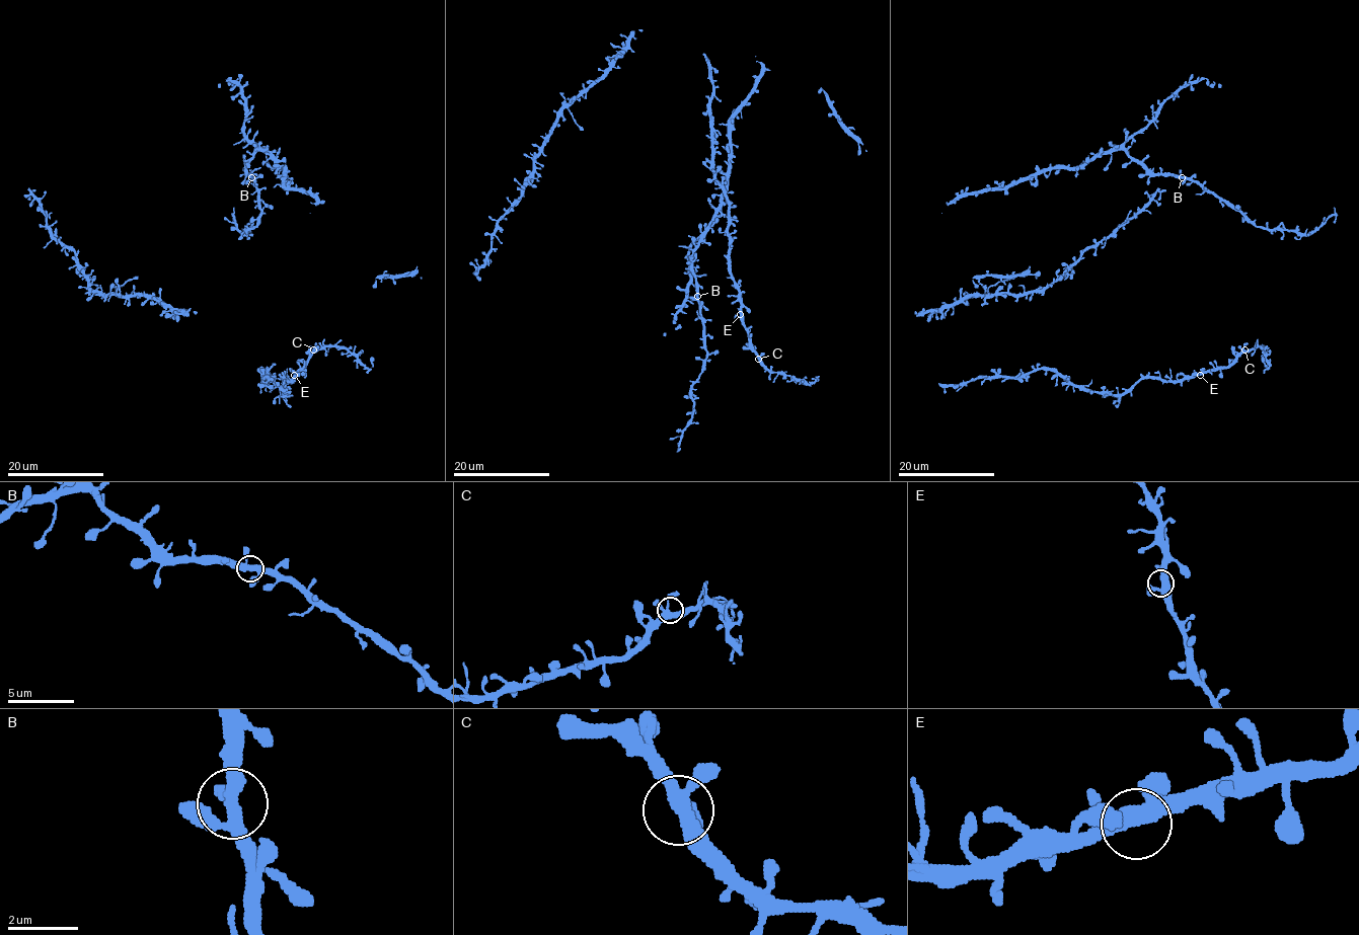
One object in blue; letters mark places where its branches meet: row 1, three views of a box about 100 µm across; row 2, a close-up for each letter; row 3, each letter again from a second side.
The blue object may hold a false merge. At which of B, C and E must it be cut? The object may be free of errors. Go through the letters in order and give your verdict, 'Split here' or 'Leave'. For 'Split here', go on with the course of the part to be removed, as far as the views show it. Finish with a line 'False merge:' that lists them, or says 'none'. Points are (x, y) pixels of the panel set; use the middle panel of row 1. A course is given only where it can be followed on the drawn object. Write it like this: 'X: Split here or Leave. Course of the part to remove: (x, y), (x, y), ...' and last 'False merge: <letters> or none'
B: Leave
C: Leave
E: Leave
False merge: none

